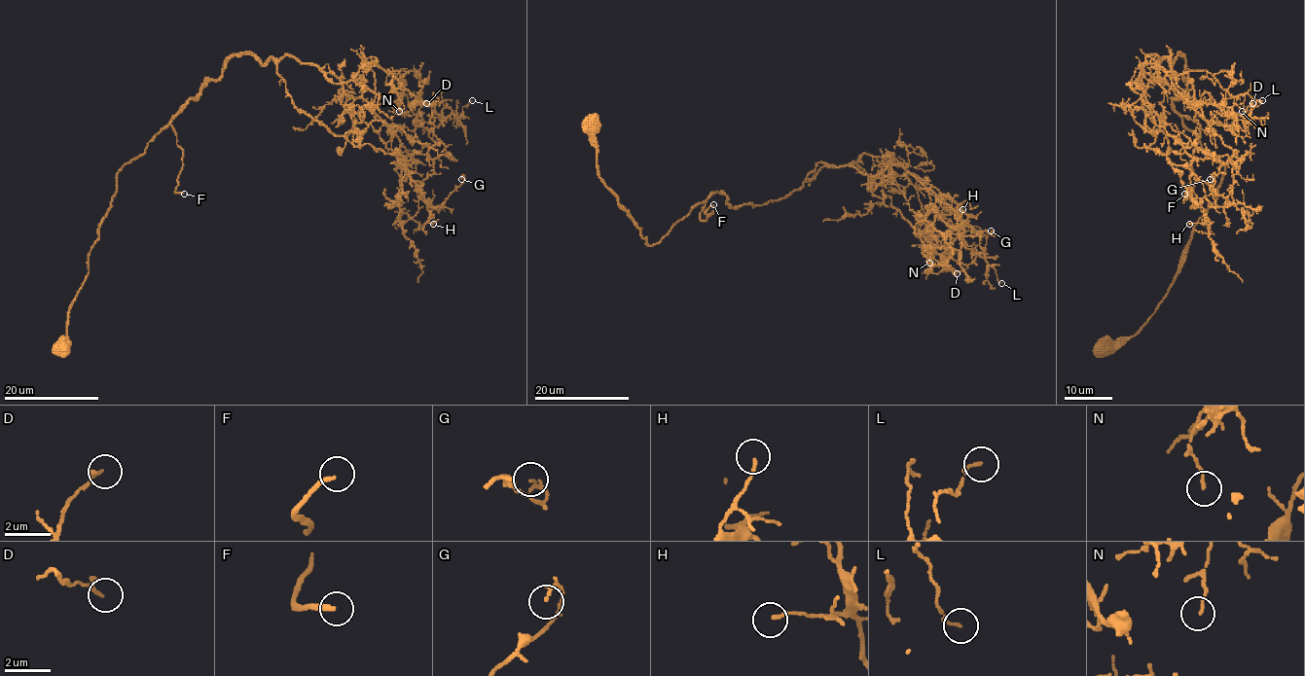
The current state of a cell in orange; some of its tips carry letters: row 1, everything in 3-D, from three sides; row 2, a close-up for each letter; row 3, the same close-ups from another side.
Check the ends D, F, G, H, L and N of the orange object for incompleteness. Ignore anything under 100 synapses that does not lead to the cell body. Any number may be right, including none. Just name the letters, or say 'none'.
F

